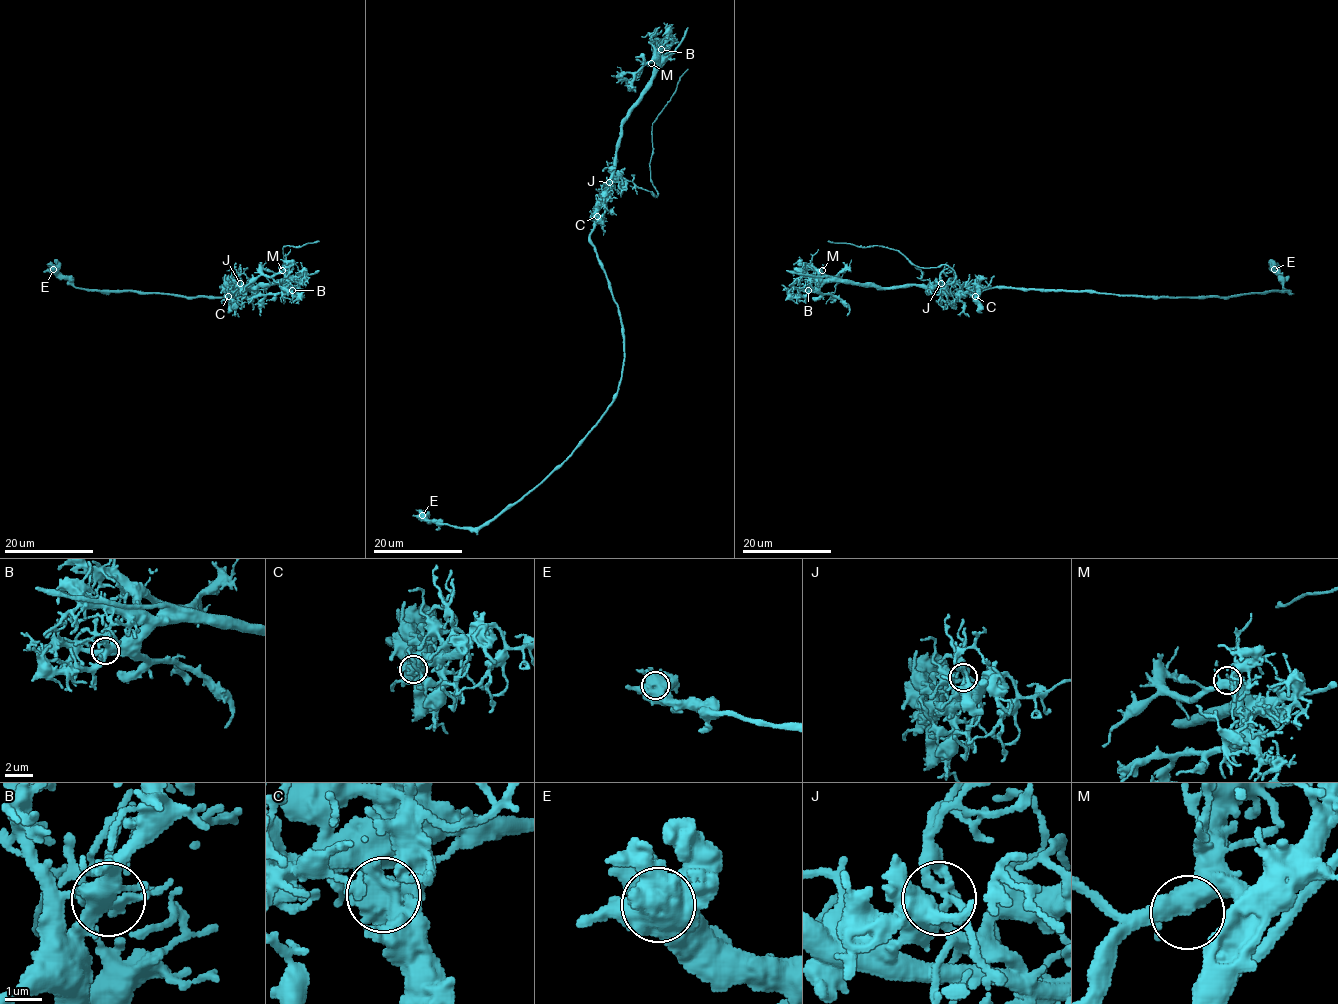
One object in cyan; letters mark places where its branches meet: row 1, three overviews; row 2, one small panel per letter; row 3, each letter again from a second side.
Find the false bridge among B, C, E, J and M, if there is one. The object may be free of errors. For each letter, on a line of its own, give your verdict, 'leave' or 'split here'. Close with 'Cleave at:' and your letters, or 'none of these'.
B: leave
C: split here
E: leave
J: leave
M: leave
Cleave at: C

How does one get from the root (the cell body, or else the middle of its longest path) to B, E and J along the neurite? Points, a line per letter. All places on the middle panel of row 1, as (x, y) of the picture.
B: (618, 305), (590, 239), (593, 212), (611, 174), (621, 120), (654, 75), (657, 55), (661, 49)
E: (618, 305), (623, 339), (622, 377), (613, 402), (583, 441), (539, 484), (478, 527), (430, 523), (422, 515)
J: (618, 305), (590, 239), (593, 212), (609, 182)

